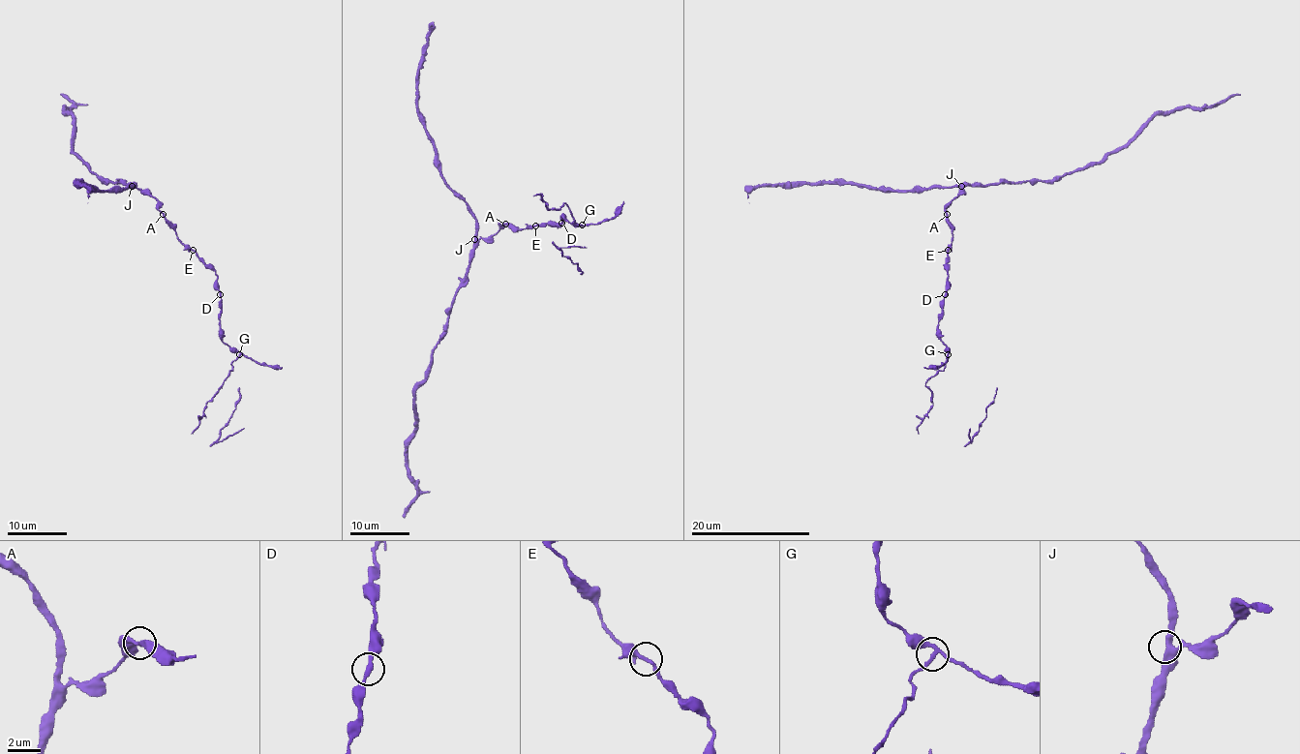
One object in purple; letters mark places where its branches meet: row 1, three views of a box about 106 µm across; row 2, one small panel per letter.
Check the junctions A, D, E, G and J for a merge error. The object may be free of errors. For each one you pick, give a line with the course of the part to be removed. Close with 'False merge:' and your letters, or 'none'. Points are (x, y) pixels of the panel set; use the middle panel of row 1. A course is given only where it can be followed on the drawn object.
False merge: G

